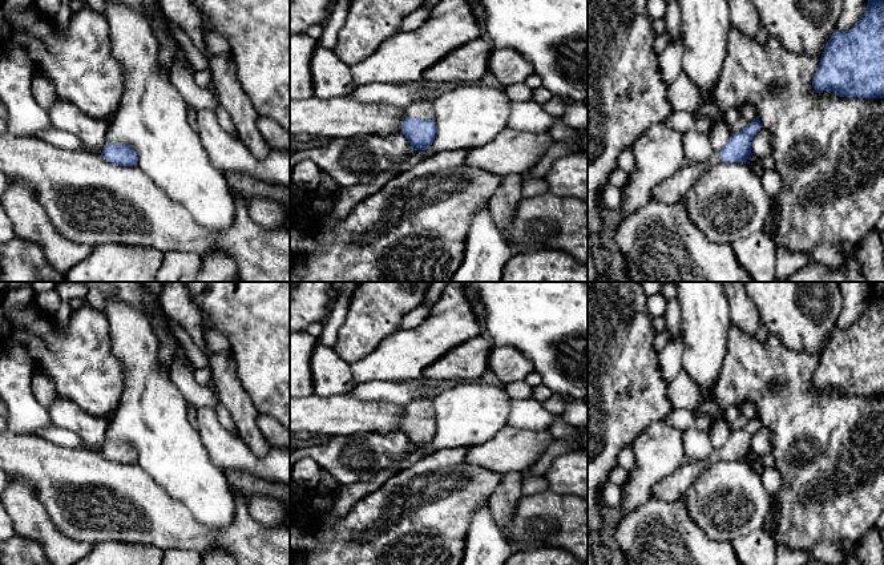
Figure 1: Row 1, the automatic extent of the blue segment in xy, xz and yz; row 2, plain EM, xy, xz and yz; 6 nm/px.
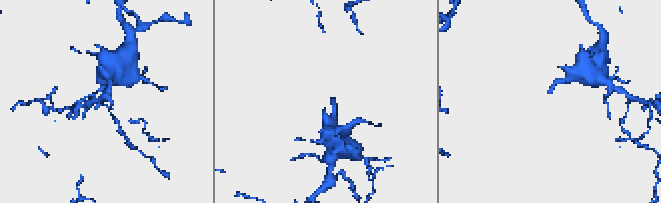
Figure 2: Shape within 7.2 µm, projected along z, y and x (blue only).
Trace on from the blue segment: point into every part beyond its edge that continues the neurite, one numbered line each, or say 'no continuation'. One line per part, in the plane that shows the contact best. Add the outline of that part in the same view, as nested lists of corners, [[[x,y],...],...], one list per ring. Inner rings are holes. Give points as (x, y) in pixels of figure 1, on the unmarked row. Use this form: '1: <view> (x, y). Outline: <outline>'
1: xz (424, 407). Outline: [[[427,396],[415,400],[405,407],[408,415],[417,415],[421,417],[433,417],[433,396]]]

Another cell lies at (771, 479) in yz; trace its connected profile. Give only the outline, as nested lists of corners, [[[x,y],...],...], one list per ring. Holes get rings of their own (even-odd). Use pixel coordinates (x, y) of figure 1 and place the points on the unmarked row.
[[[763,467],[760,476],[766,489],[771,495],[778,492],[783,485],[783,477],[775,467]]]

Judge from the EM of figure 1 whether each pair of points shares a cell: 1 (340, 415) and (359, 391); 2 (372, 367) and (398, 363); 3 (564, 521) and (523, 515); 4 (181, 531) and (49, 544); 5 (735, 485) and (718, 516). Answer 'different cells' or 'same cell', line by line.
1: different cells
2: same cell
3: same cell
4: different cells
5: same cell

